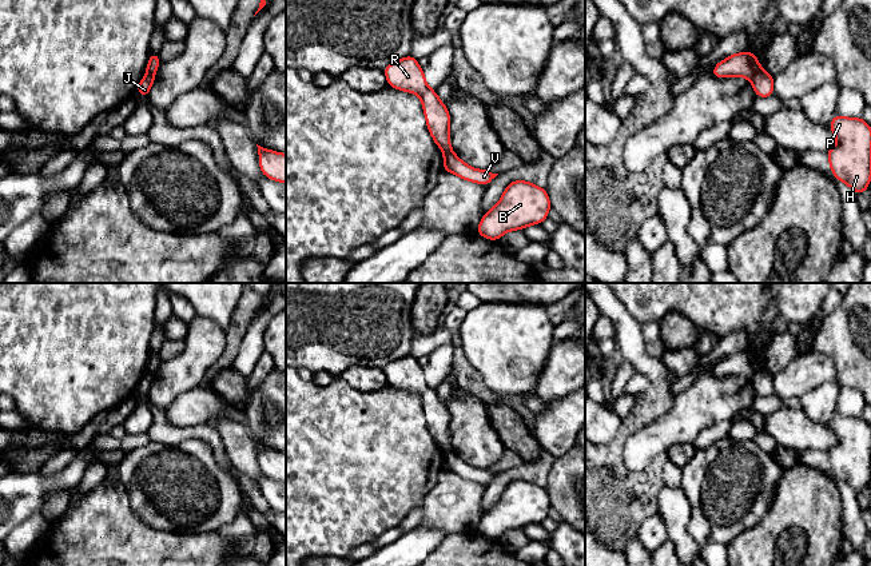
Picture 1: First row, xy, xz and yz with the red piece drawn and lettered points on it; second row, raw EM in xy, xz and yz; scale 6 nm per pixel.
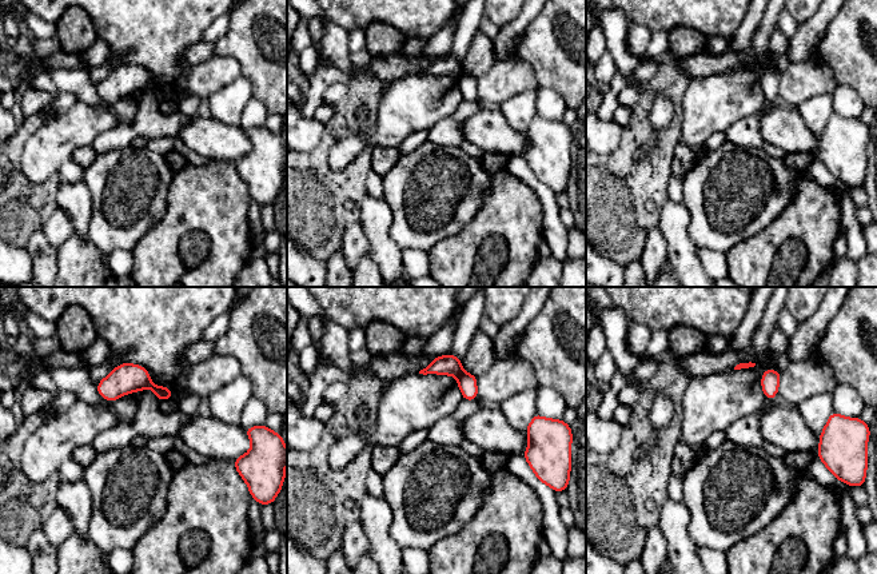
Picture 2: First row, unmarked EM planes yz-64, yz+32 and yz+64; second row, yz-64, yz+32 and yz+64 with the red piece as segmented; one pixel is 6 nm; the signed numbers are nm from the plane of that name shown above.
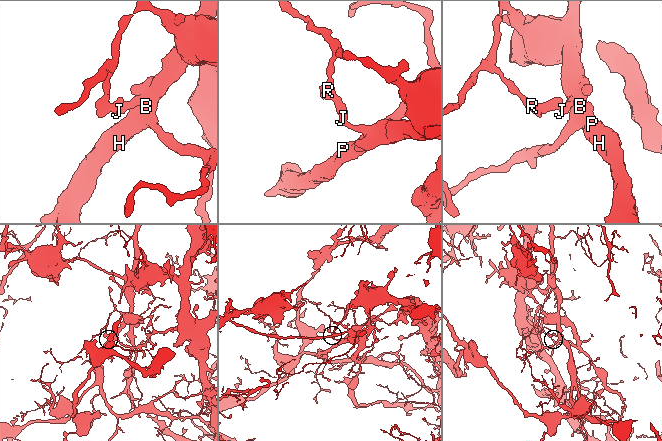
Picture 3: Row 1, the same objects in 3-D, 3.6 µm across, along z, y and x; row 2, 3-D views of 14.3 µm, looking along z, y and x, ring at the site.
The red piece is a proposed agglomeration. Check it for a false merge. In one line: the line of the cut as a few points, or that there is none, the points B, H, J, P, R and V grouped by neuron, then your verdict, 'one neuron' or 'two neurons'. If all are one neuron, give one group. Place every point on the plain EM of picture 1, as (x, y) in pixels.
cut in yz along (760, 367), (750, 378); B H J P V / R; two neurons

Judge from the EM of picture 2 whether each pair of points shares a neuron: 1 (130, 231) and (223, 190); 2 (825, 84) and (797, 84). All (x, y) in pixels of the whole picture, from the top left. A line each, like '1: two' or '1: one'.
1: two
2: one

